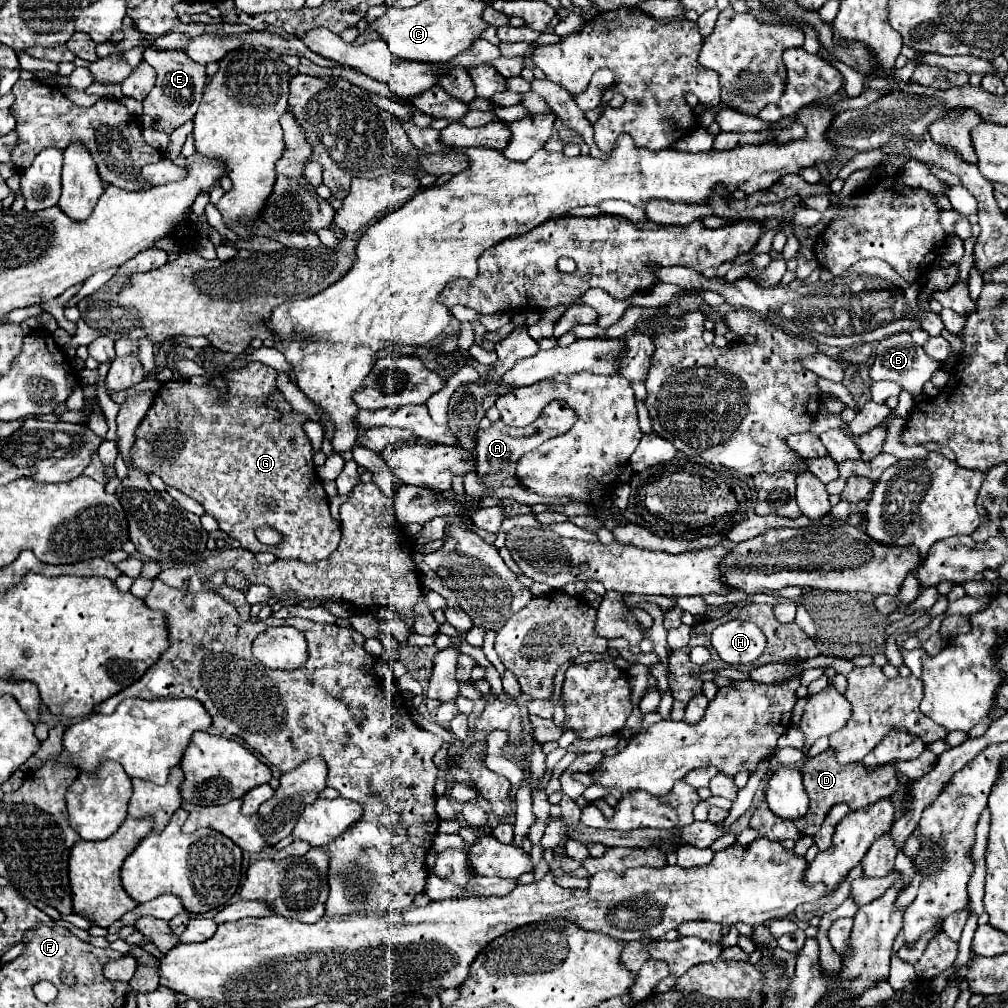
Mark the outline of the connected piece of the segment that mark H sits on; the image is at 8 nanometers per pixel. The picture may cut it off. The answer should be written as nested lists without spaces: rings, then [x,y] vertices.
[[[739,619],[715,627],[711,643],[717,655],[729,665],[749,665],[765,651],[763,631],[755,623]]]

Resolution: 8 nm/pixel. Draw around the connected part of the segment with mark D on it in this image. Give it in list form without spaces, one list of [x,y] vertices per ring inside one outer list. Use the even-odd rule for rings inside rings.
[[[831,749],[819,753],[817,757],[807,757],[803,761],[801,773],[803,773],[805,791],[811,801],[807,815],[793,821],[801,835],[817,835],[827,811],[837,803],[847,803],[851,809],[861,809],[879,801],[881,797],[891,797],[899,789],[899,775],[895,763],[879,765],[873,771],[867,771],[863,763],[839,763]]]

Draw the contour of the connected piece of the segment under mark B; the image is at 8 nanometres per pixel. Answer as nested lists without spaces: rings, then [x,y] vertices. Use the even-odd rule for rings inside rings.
[[[897,333],[891,335],[883,341],[877,343],[875,347],[875,361],[873,367],[869,371],[869,377],[873,381],[895,381],[901,385],[903,391],[911,393],[911,395],[921,395],[923,393],[923,385],[933,377],[935,371],[941,369],[941,363],[931,359],[923,347],[915,345],[909,333]]]

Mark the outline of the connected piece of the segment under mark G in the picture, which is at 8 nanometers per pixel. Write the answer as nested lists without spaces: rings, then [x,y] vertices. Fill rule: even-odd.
[[[247,363],[245,367],[241,369],[223,369],[223,379],[227,383],[227,393],[221,393],[215,385],[195,385],[191,381],[167,381],[159,387],[159,391],[155,393],[155,399],[153,399],[153,405],[151,409],[147,411],[147,415],[143,417],[143,423],[139,423],[139,431],[135,431],[135,443],[131,447],[131,467],[143,471],[145,475],[159,475],[165,485],[171,485],[175,489],[179,489],[181,493],[185,493],[187,497],[195,499],[197,503],[203,505],[205,513],[211,515],[217,523],[219,523],[219,529],[225,531],[227,535],[231,535],[233,539],[237,539],[241,543],[243,549],[249,549],[251,553],[261,553],[261,551],[273,551],[275,557],[279,559],[297,559],[297,561],[305,561],[305,563],[315,563],[315,561],[321,561],[321,559],[327,559],[339,545],[339,539],[341,539],[341,533],[339,533],[339,527],[337,523],[333,521],[331,513],[329,513],[329,499],[323,491],[323,485],[321,485],[321,479],[317,477],[317,471],[315,471],[315,465],[313,465],[313,449],[311,449],[311,441],[309,437],[305,435],[303,431],[303,425],[309,421],[307,415],[303,413],[297,413],[297,411],[289,411],[289,413],[283,413],[271,405],[267,405],[267,401],[271,399],[271,395],[277,389],[277,371],[269,365],[263,365],[263,363]],[[259,527],[271,527],[275,529],[279,535],[281,535],[281,543],[277,545],[263,545],[255,531]]]

